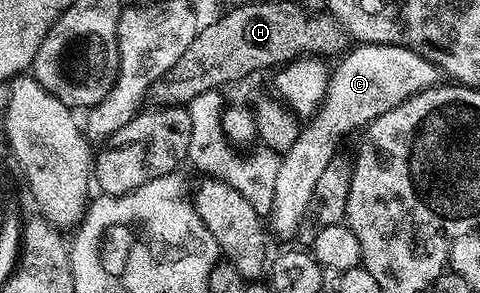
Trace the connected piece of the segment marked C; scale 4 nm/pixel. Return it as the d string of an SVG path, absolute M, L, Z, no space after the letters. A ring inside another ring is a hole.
M359 43L357 46L351 47L350 51L337 61L337 64L338 69L335 67L330 76L330 88L326 91L326 101L322 103L321 108L313 117L312 123L314 125L311 128L299 131L296 142L292 142L292 146L287 152L281 153L279 170L277 171L275 202L268 218L268 224L273 235L274 232L278 236L294 236L297 234L302 219L307 219L310 211L316 182L320 178L320 174L324 174L328 162L335 159L337 152L334 151L338 148L338 139L341 136L365 129L366 125L372 123L376 118L396 110L396 106L408 102L408 98L435 87L439 83L438 76L440 77L440 70L431 60L408 50L404 46L392 46L391 44Z

